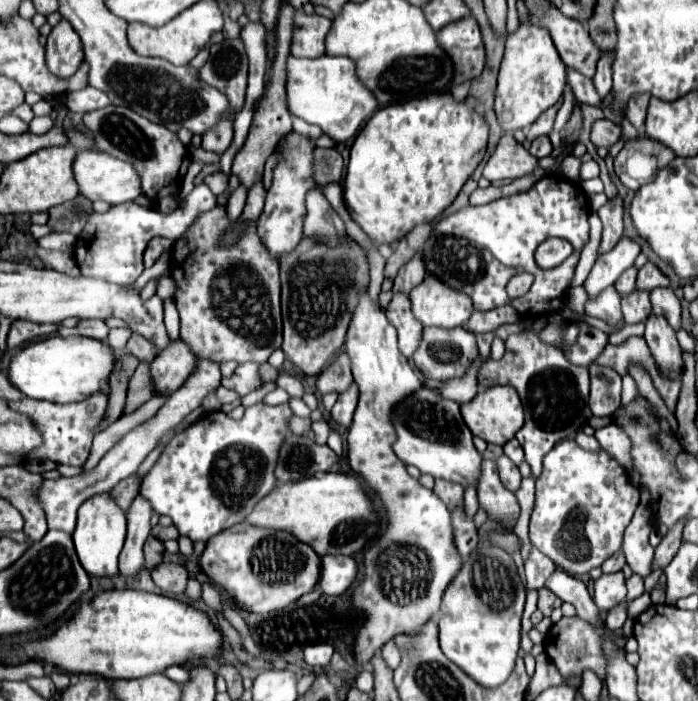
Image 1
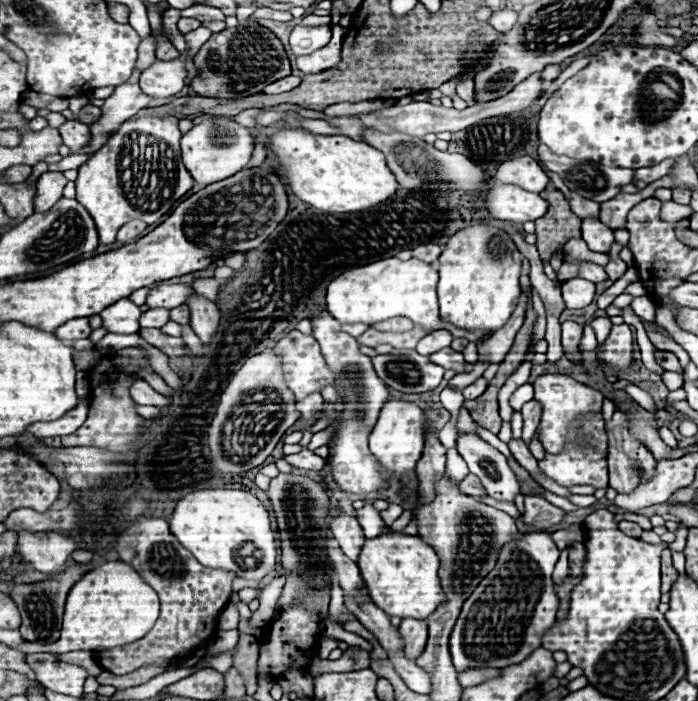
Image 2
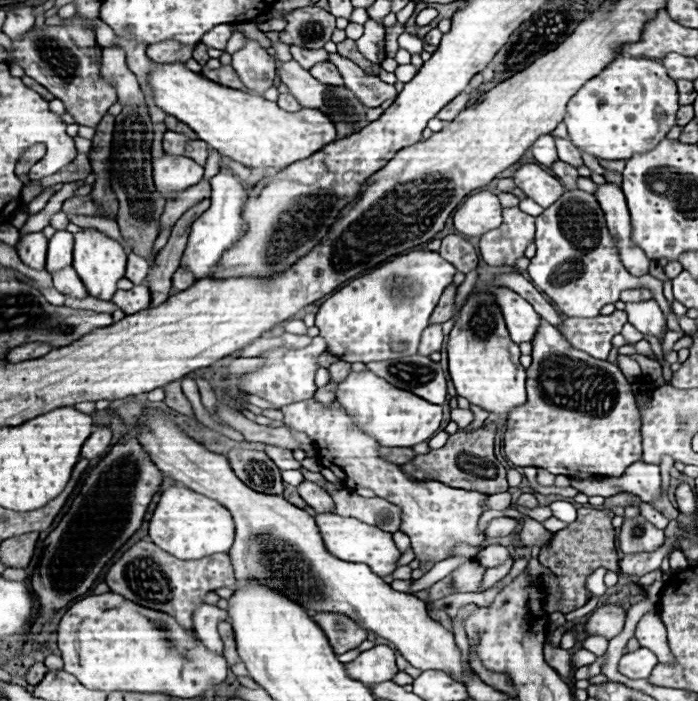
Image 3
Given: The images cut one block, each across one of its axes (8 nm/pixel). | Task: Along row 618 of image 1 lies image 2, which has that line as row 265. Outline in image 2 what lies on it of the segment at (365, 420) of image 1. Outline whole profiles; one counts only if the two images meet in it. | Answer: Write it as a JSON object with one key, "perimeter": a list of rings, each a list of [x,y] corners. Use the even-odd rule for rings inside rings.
{"perimeter":[[[398,258],[378,260],[366,266],[352,268],[330,282],[326,294],[328,312],[336,316],[336,320],[340,320],[342,324],[364,322],[372,326],[380,320],[388,320],[394,316],[408,316],[412,322],[420,324],[428,332],[440,330],[444,326],[438,312],[436,284],[438,272],[432,264],[420,262],[416,258],[410,258],[406,262]]]}

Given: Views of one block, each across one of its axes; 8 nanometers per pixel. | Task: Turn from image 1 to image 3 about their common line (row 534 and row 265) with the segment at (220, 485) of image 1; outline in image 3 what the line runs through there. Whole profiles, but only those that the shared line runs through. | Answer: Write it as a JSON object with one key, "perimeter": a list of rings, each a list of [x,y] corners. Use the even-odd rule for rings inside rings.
{"perimeter":[[[220,170],[210,180],[210,184],[212,184],[212,198],[210,198],[212,204],[192,224],[192,232],[190,232],[186,250],[182,254],[182,262],[180,262],[180,266],[188,268],[194,274],[196,280],[208,278],[210,276],[210,270],[220,260],[224,248],[232,246],[246,232],[246,226],[244,226],[244,220],[242,220],[242,206],[244,206],[244,200],[248,198],[248,192],[242,186],[242,182],[238,180],[238,176],[234,172],[230,172],[230,170]]]}

